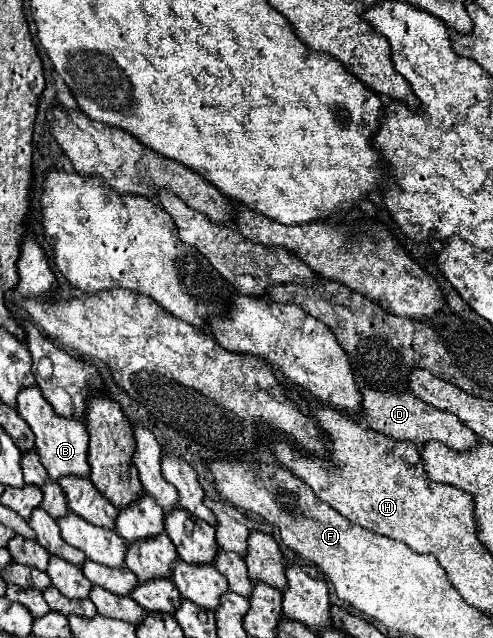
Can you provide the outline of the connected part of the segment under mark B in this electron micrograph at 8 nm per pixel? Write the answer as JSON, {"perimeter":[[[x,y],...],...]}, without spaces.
{"perimeter":[[[22,388],[18,394],[18,404],[16,404],[18,414],[28,422],[36,436],[36,450],[40,456],[40,462],[48,470],[52,480],[58,480],[60,476],[88,476],[90,466],[86,462],[86,452],[88,452],[88,432],[86,424],[80,418],[64,418],[54,412],[54,408],[44,400],[40,388]]]}

